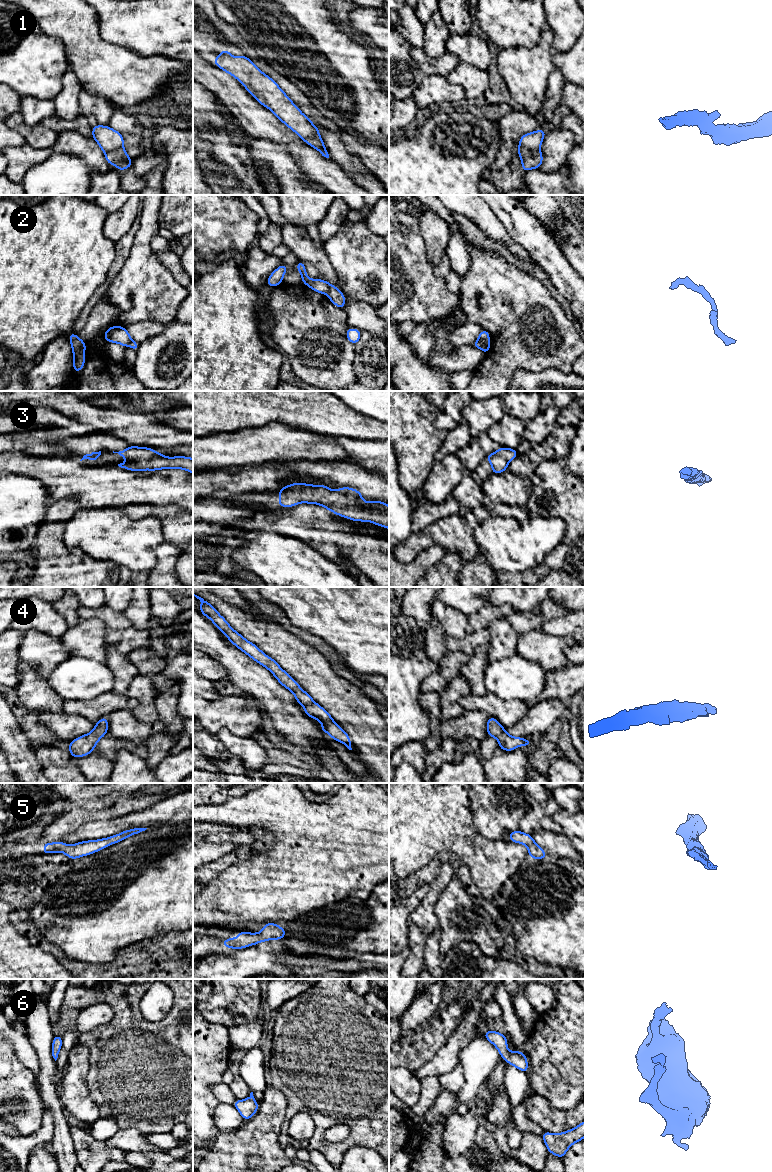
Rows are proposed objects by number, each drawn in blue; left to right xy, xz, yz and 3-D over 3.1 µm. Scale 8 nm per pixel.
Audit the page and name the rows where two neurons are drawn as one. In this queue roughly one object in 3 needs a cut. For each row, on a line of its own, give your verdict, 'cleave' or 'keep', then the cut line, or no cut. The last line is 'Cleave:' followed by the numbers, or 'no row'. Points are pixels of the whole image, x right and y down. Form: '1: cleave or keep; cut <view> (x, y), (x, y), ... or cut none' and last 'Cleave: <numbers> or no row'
1: cleave; cut yz (539, 148), (519, 147), (516, 150)
2: keep; cut none
3: keep; cut none
4: keep; cut none
5: keep; cut none
6: keep; cut none
Cleave: 1

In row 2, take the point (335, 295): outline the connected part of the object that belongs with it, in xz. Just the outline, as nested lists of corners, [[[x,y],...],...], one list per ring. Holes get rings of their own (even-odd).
[[[299,260],[296,264],[298,272],[301,274],[301,283],[310,287],[313,291],[325,294],[329,297],[329,300],[340,309],[344,310],[346,297],[344,294],[334,285],[326,282],[323,279],[311,279],[307,277],[307,271],[304,262]]]

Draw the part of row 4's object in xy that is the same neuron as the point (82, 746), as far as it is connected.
[[[102,717],[94,726],[92,732],[79,736],[78,738],[69,742],[69,749],[72,758],[84,757],[94,751],[98,741],[106,736],[108,731],[108,718]]]

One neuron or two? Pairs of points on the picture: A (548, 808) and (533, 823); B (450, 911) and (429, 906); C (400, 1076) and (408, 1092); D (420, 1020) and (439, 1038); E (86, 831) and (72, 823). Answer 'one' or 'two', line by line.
A: two
B: two
C: one
D: two
E: two

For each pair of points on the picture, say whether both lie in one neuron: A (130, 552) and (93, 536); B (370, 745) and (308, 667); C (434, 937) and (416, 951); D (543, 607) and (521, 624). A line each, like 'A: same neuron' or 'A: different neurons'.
A: same neuron
B: same neuron
C: different neurons
D: same neuron

